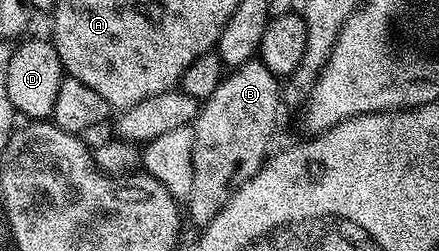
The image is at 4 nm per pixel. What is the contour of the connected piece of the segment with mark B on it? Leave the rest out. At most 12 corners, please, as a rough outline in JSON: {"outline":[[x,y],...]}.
{"outline":[[260,58],[193,121],[187,216],[203,230],[261,168],[283,84]]}

